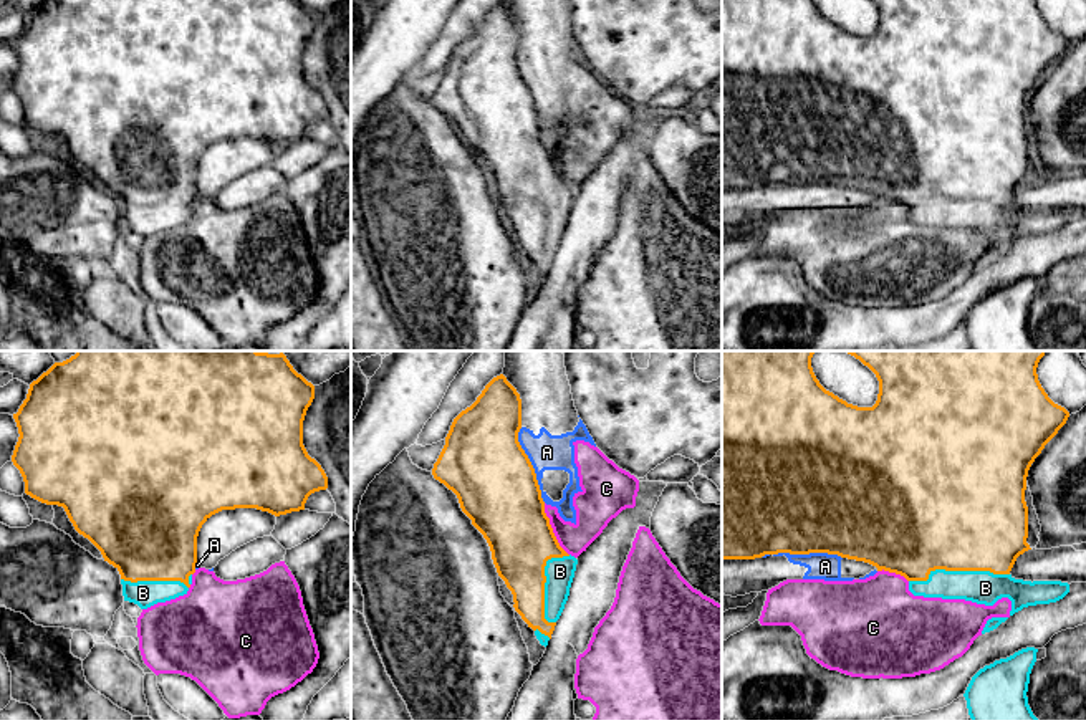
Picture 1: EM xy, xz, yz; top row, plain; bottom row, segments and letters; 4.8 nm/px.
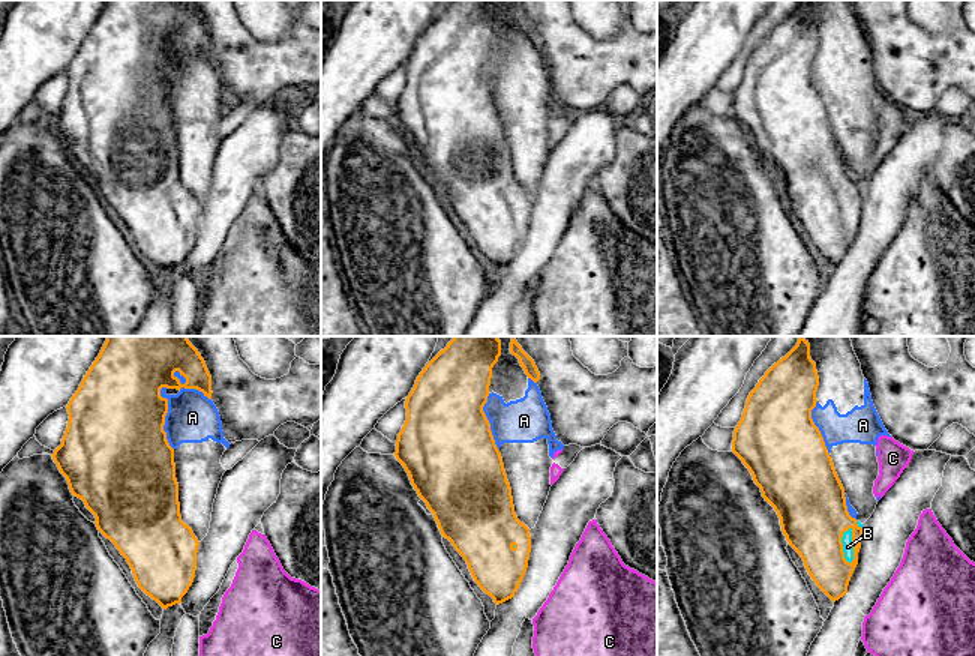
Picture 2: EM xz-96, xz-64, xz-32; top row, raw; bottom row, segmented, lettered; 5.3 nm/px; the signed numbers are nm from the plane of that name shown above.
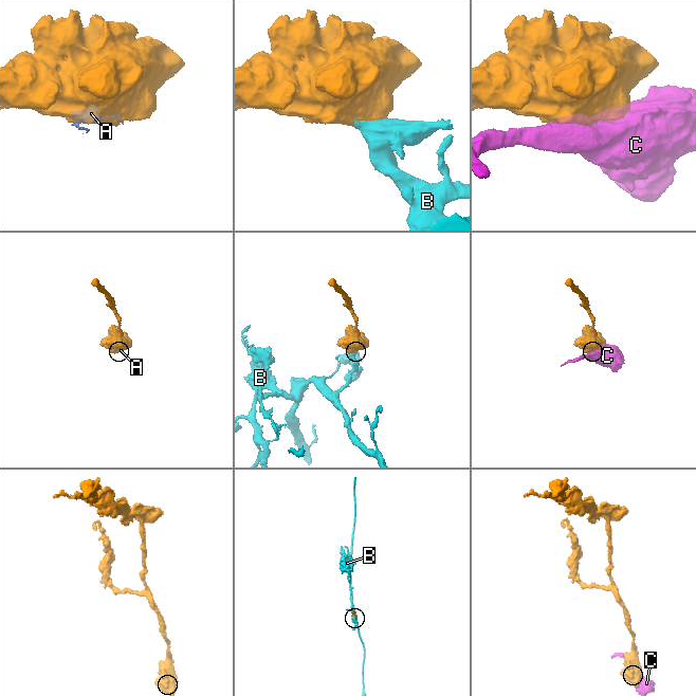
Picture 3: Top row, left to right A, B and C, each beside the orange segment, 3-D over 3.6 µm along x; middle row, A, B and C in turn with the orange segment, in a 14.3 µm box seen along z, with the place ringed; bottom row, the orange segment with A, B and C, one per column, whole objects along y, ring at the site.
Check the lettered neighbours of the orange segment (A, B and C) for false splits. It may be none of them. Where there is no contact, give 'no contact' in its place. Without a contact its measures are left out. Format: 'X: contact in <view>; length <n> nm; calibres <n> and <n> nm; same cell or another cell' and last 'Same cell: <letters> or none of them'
A: contact in xz; length 380 nm; calibres 400 and 180 nm; another cell
B: contact in yz; length 480 nm; calibres 500 and 160 nm; same cell
C: contact in xz; length 280 nm; calibres 360 and 200 nm; another cell
Same cell: B

